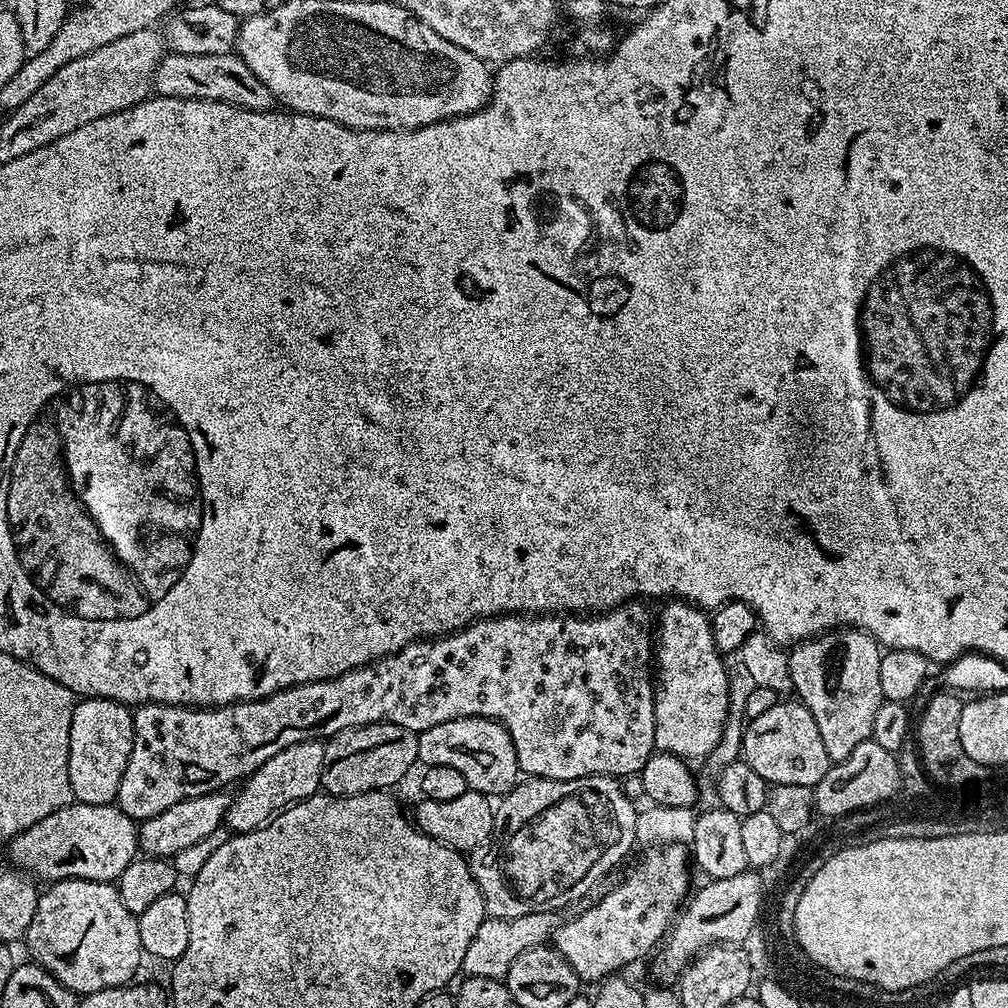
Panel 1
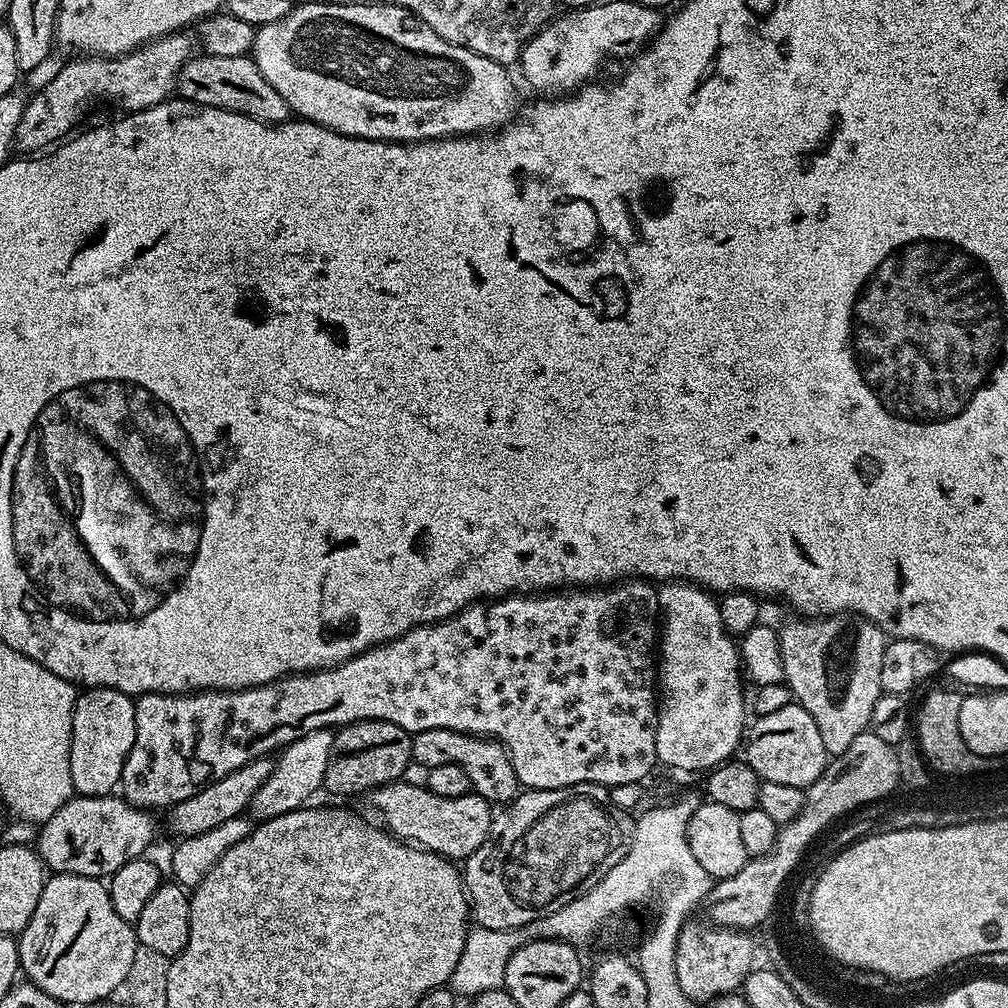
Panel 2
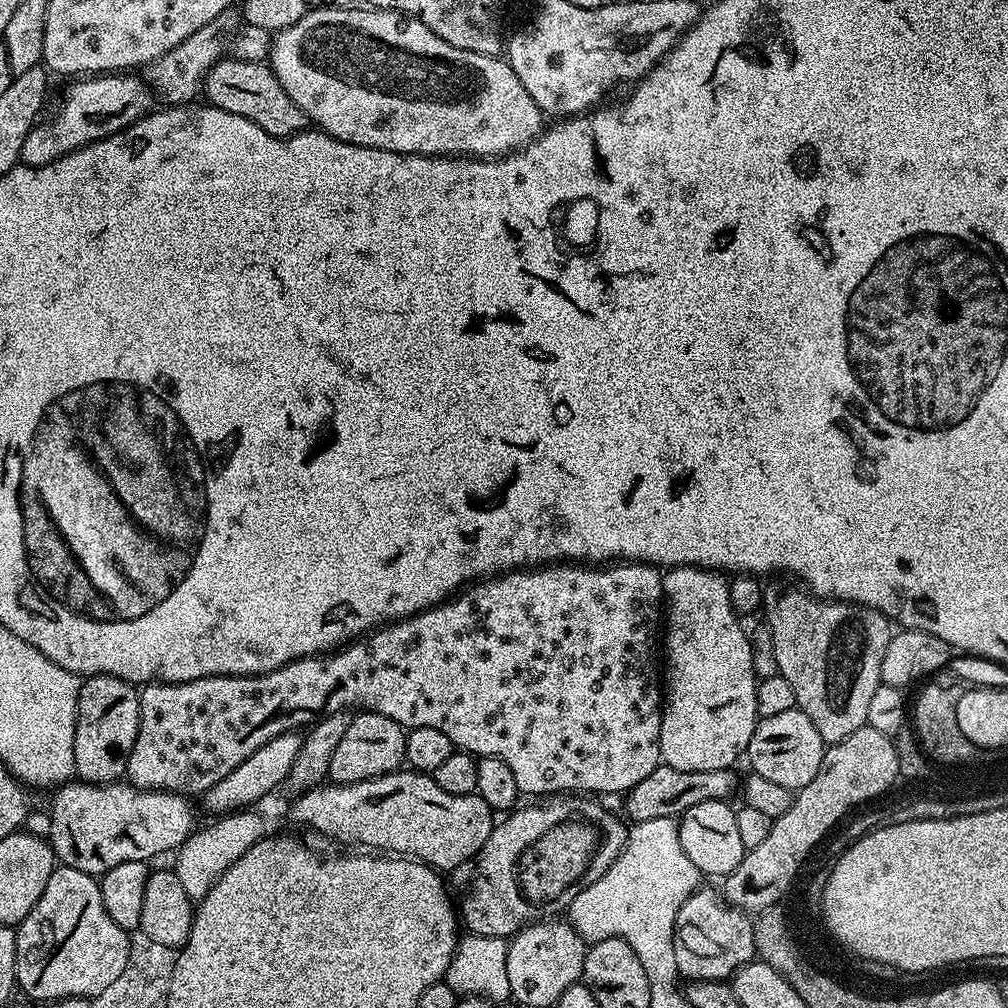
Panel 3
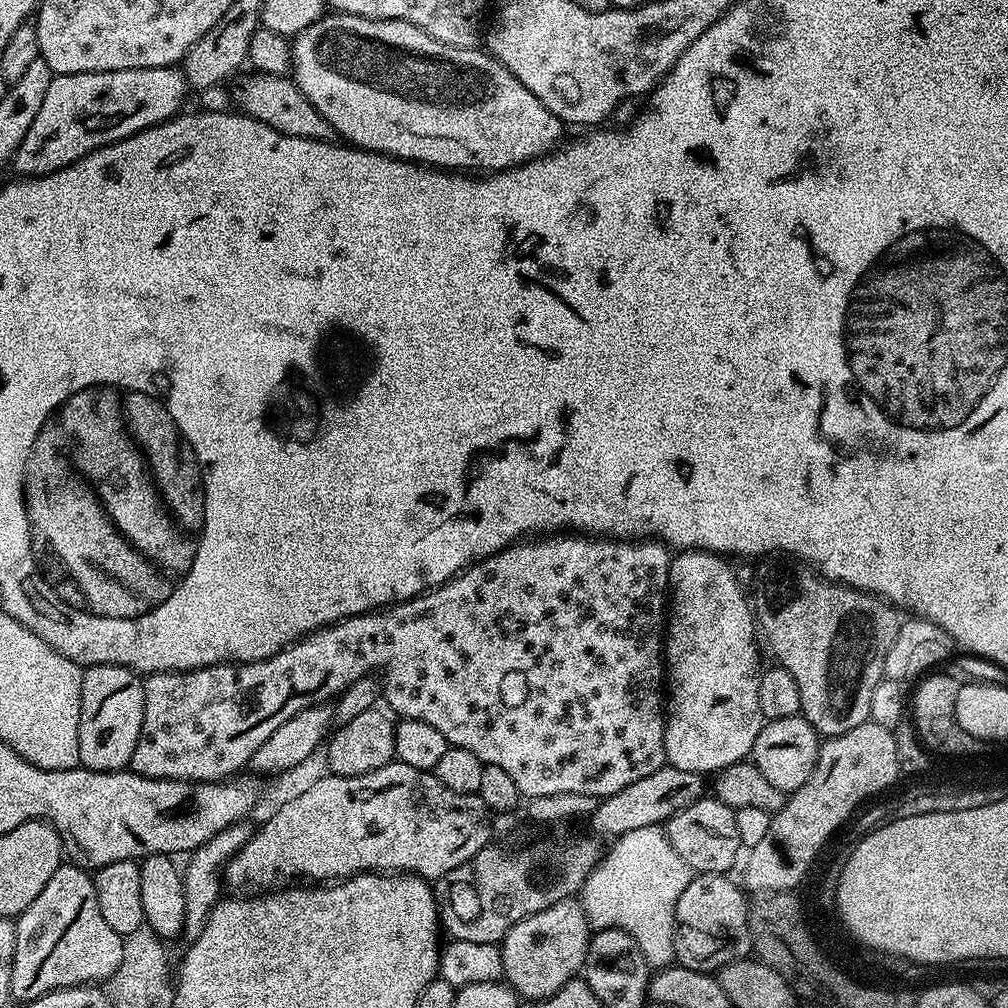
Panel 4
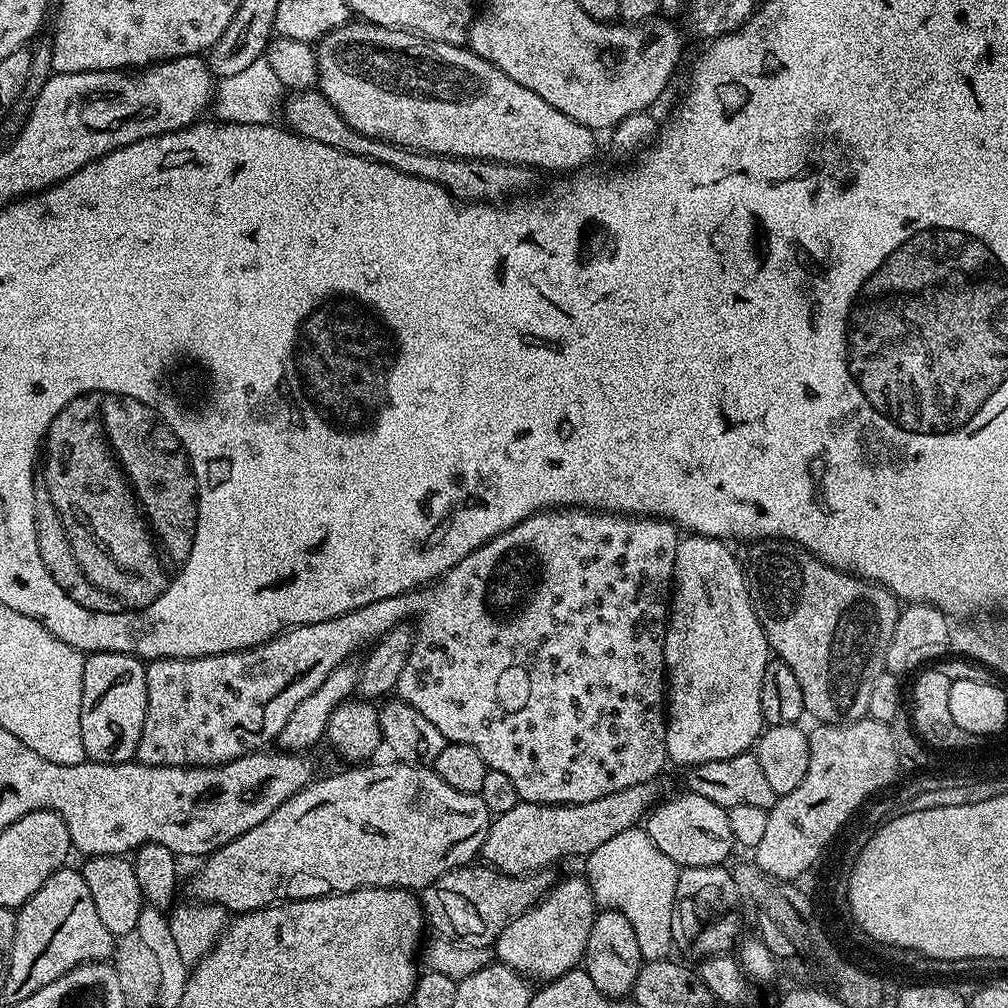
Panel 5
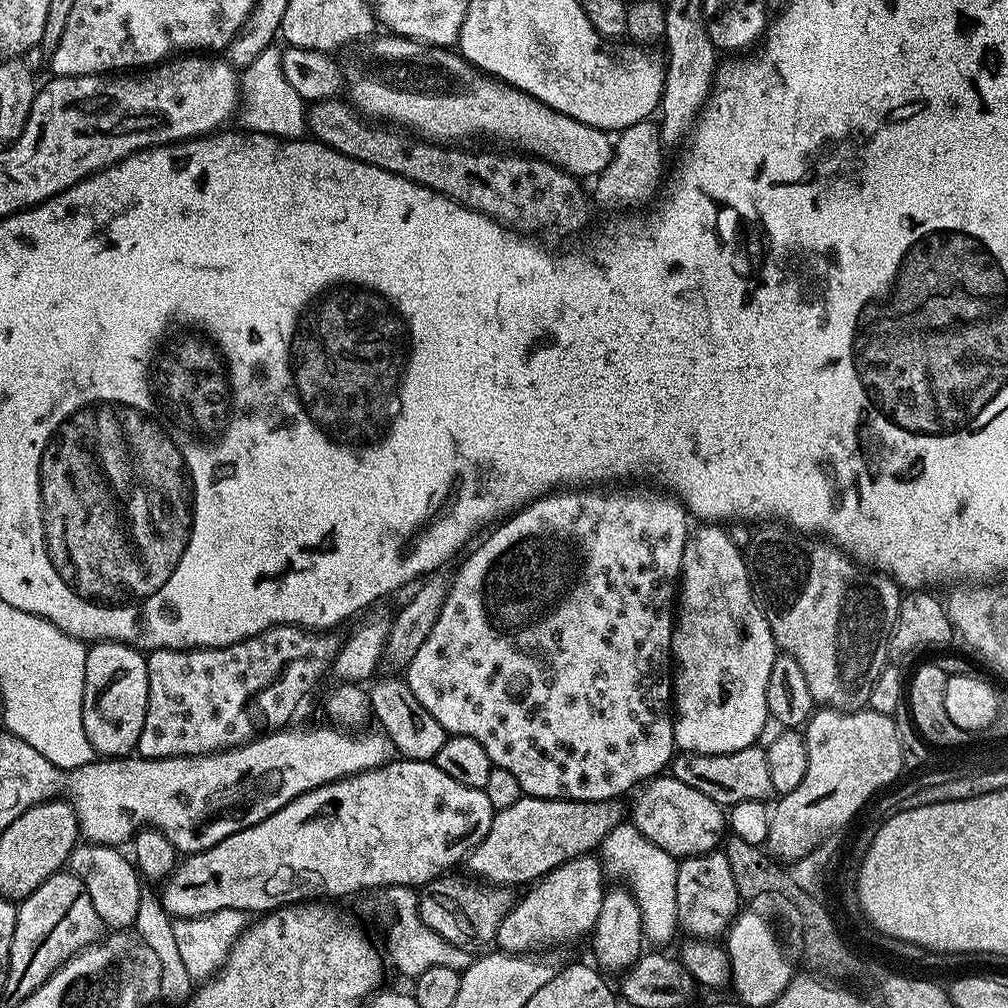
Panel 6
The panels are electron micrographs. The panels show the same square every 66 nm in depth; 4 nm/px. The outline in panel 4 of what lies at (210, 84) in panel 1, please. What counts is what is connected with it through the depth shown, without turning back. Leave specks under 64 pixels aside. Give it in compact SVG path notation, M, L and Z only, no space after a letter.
M253 71L251 75L241 75L235 81L237 84L230 88L231 103L237 104L235 107L243 115L253 116L258 122L270 126L273 132L278 132L282 136L307 140L331 141L333 139L334 133L330 122L326 122L326 118L322 118L322 114L318 114L318 110L314 110L312 103L297 90L295 80L287 75L268 76L264 72L257 71Z

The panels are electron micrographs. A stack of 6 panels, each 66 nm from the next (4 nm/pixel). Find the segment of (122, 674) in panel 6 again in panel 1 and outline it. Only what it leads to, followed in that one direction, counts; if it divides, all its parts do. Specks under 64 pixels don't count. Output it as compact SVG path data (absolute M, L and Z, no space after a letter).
M89 696L77 703L70 718L70 754L68 773L73 801L81 804L111 804L122 786L126 762L134 746L133 709L106 698Z

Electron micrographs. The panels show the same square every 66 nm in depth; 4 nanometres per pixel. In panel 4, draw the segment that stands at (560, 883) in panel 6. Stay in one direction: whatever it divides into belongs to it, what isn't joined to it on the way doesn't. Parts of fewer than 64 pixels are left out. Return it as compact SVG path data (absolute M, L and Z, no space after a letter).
M569 898L554 902L554 906L546 906L546 910L538 910L538 914L530 914L522 918L522 922L515 924L500 941L498 947L504 967L503 979L515 989L517 997L524 999L525 996L529 1002L544 1000L583 969L589 939L590 921L586 918L579 899Z

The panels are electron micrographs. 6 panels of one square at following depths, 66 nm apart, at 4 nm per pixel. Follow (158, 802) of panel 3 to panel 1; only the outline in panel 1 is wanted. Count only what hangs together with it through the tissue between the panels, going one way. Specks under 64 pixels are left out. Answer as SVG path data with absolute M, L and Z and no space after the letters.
M73 802L64 808L64 820L68 820L68 872L72 872L72 880L102 880L105 882L119 881L122 870L130 866L130 862L138 856L138 824L137 821L130 819L121 808L115 803L111 804L81 804Z

